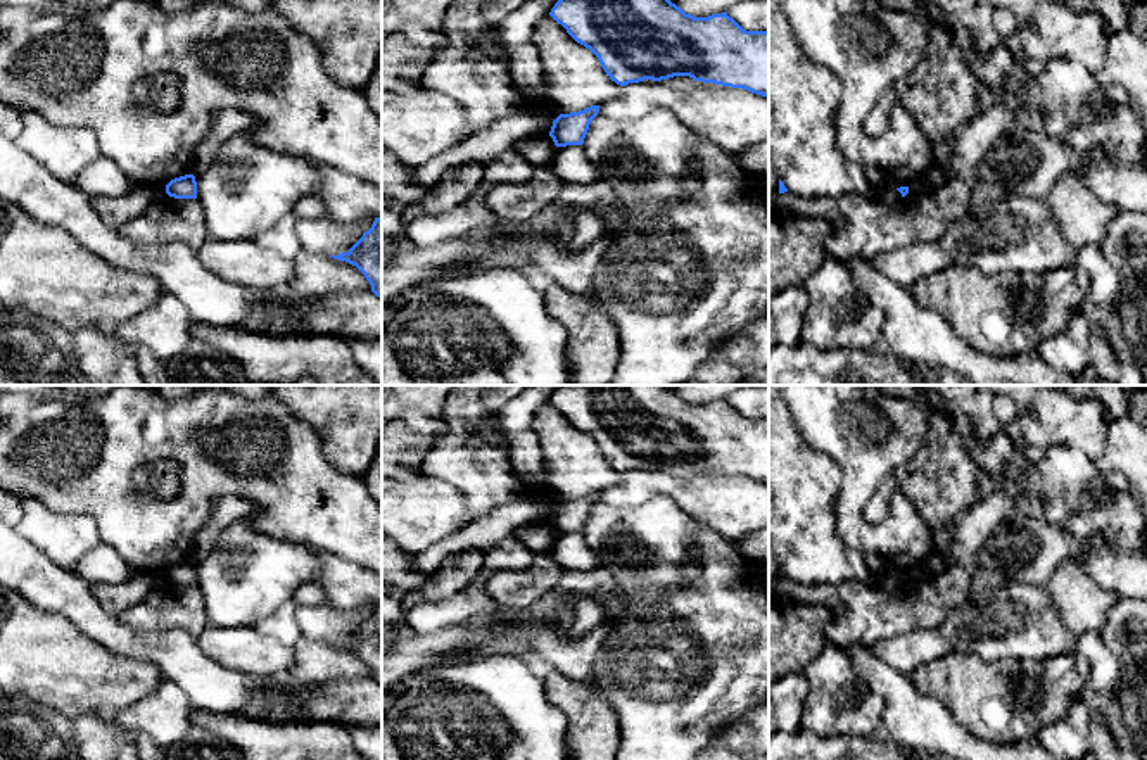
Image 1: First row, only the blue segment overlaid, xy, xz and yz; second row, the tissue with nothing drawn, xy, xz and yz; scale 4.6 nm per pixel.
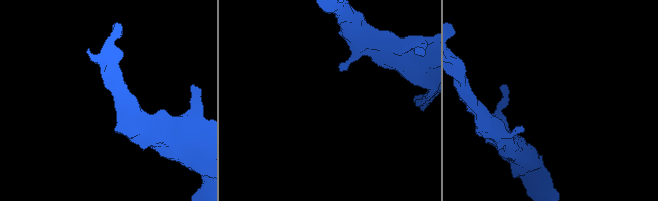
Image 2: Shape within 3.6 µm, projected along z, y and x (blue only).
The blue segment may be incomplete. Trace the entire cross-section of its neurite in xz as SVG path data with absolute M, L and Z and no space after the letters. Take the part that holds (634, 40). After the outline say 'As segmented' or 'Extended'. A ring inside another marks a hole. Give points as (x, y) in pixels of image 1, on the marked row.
M558 0L549 16L577 43L589 48L610 79L620 86L644 79L689 76L694 81L743 88L769 97L769 31L746 31L727 12L694 17L670 0Z. As segmented

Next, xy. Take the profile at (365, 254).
M382 216L375 218L371 228L347 250L330 256L356 266L371 285L371 292L382 299Z. As segmented

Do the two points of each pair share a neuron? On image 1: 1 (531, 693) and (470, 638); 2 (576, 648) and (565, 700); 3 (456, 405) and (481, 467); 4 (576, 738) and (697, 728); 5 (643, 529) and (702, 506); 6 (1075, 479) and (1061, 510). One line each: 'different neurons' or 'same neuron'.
1: different neurons
2: different neurons
3: same neuron
4: different neurons
5: different neurons
6: same neuron

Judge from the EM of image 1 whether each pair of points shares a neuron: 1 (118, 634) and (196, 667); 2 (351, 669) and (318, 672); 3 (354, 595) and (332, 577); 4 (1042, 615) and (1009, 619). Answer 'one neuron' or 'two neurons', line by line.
1: one neuron
2: one neuron
3: one neuron
4: one neuron

